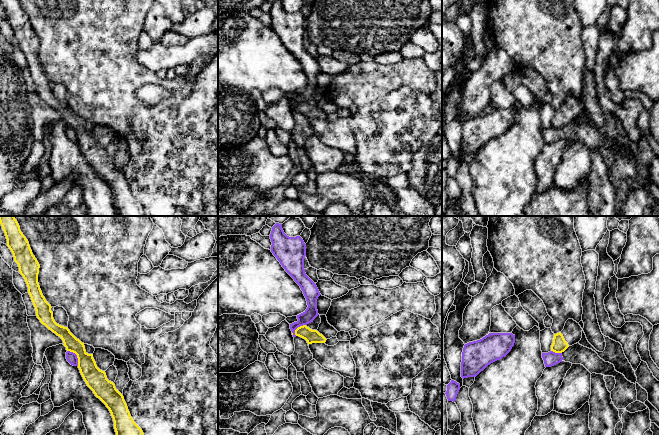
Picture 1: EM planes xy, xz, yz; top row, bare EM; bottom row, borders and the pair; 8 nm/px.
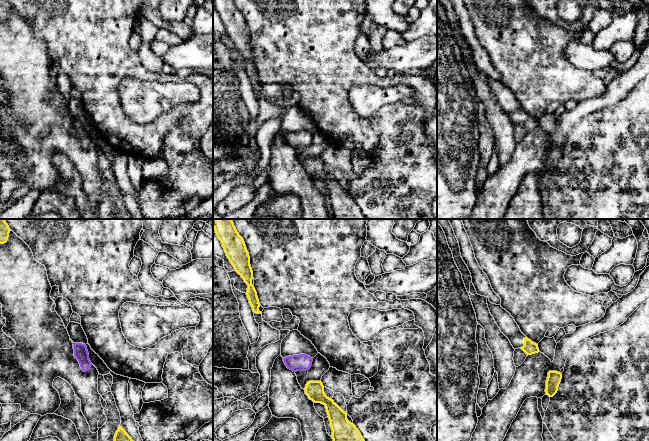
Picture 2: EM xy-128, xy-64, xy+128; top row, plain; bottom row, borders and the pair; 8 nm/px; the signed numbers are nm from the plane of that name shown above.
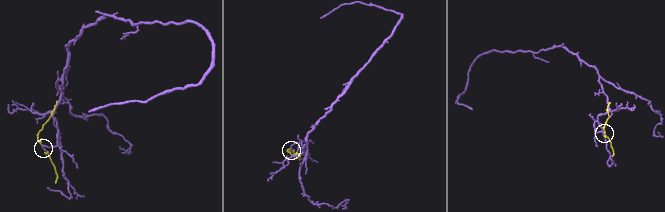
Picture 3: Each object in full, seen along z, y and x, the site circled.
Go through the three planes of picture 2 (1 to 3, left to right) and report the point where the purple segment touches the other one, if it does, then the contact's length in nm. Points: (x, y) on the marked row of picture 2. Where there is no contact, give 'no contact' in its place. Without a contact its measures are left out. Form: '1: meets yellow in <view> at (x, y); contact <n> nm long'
1: no contact
2: no contact
3: no contact

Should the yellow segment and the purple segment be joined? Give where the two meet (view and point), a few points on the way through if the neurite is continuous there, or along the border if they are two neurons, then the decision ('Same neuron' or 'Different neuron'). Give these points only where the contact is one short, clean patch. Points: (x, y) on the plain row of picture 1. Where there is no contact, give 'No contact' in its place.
Touches yellow at xy (77, 132). Boundary: xy (67, 126), (76, 131), (78, 141). Different neuron

